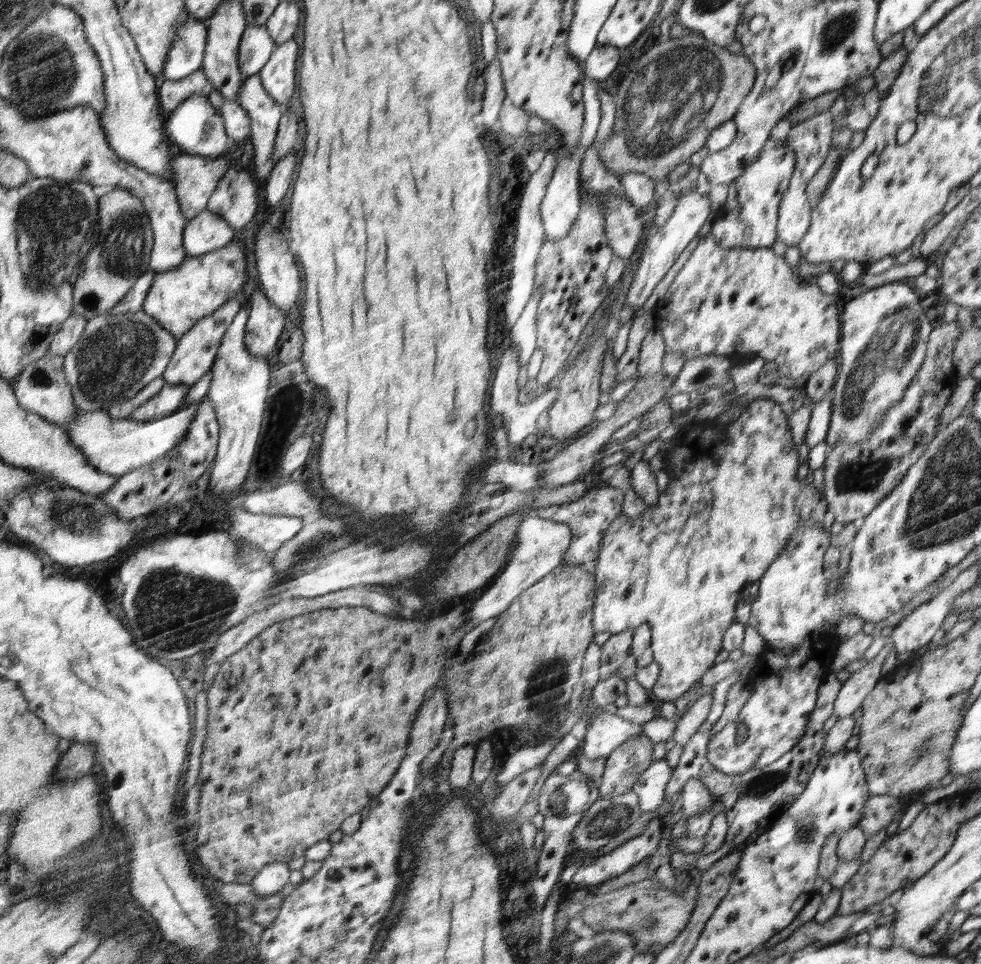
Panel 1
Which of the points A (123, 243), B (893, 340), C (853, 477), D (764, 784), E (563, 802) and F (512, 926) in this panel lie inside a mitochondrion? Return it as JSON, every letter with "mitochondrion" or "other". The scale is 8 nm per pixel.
{"A":"mitochondrion","B":"mitochondrion","C":"mitochondrion","D":"mitochondrion","E":"mitochondrion","F":"other"}

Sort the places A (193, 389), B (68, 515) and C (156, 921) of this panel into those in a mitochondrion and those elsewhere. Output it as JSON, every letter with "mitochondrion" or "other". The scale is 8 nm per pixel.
{"A":"other","B":"mitochondrion","C":"other"}

